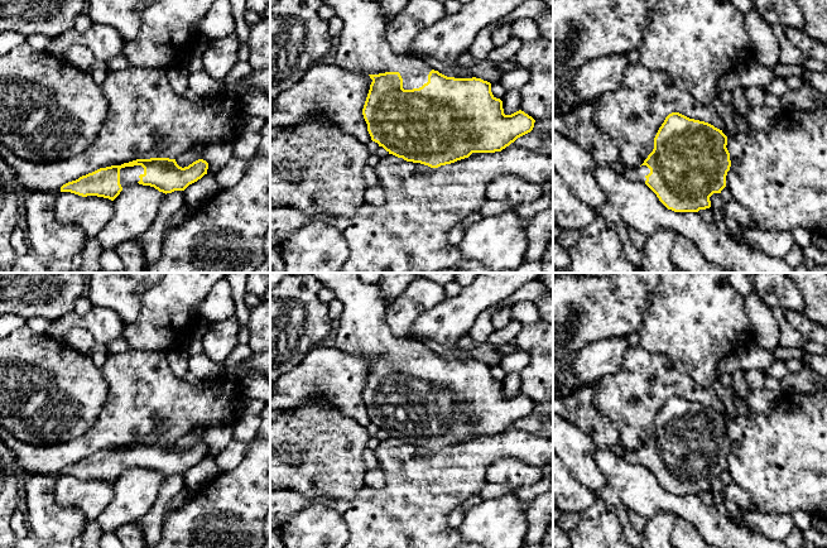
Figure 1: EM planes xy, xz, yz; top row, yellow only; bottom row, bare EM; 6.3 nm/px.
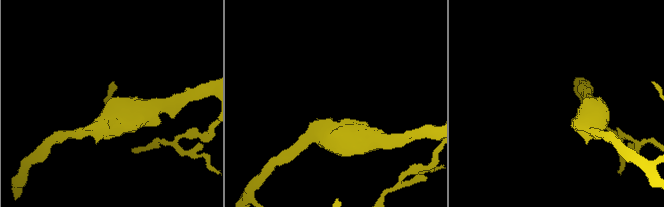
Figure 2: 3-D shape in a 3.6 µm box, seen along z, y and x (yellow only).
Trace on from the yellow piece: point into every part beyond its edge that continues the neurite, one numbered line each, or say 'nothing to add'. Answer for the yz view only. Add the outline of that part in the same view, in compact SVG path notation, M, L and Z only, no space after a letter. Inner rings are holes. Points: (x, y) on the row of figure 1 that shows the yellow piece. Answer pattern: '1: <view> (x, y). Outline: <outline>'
1: yz (638, 174). Outline: M641 165L638 168L625 168L624 176L628 179L635 181L635 182L644 182L646 181L646 176L650 173L650 169L646 165Z

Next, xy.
1: xy (129, 174). Outline: M141 165L125 167L120 169L120 184L125 186L138 183L140 181L139 176L144 174L144 168Z

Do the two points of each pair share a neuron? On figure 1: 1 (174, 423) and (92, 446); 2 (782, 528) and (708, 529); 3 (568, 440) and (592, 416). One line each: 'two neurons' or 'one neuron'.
1: one neuron
2: two neurons
3: two neurons

